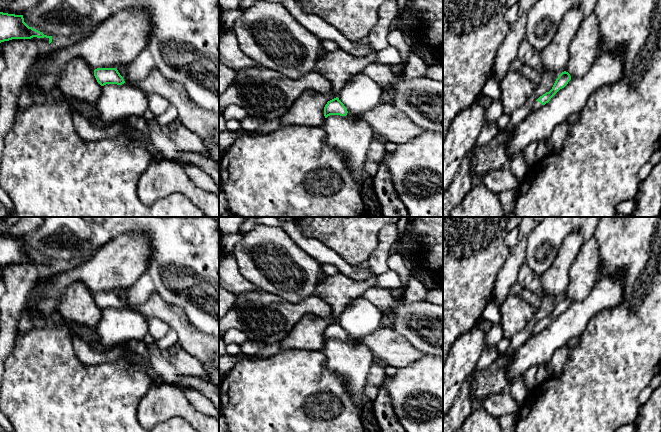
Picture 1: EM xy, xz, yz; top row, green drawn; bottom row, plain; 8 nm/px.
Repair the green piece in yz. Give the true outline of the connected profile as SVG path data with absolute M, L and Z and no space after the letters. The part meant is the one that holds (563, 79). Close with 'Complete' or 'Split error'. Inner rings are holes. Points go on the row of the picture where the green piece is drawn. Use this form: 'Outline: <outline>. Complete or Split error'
Outline: M564 71L562 72L558 78L556 79L552 89L549 92L546 92L545 94L543 94L542 96L540 96L534 106L532 110L535 110L537 108L539 108L542 105L545 105L546 103L548 103L550 101L550 99L562 88L564 88L568 82L571 80L571 76L568 72Z. Split error

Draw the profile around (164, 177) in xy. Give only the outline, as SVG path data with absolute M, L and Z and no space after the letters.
M154 157L151 166L141 175L138 182L139 200L149 206L172 193L186 195L206 217L219 217L219 193L210 193L197 187L180 163Z

